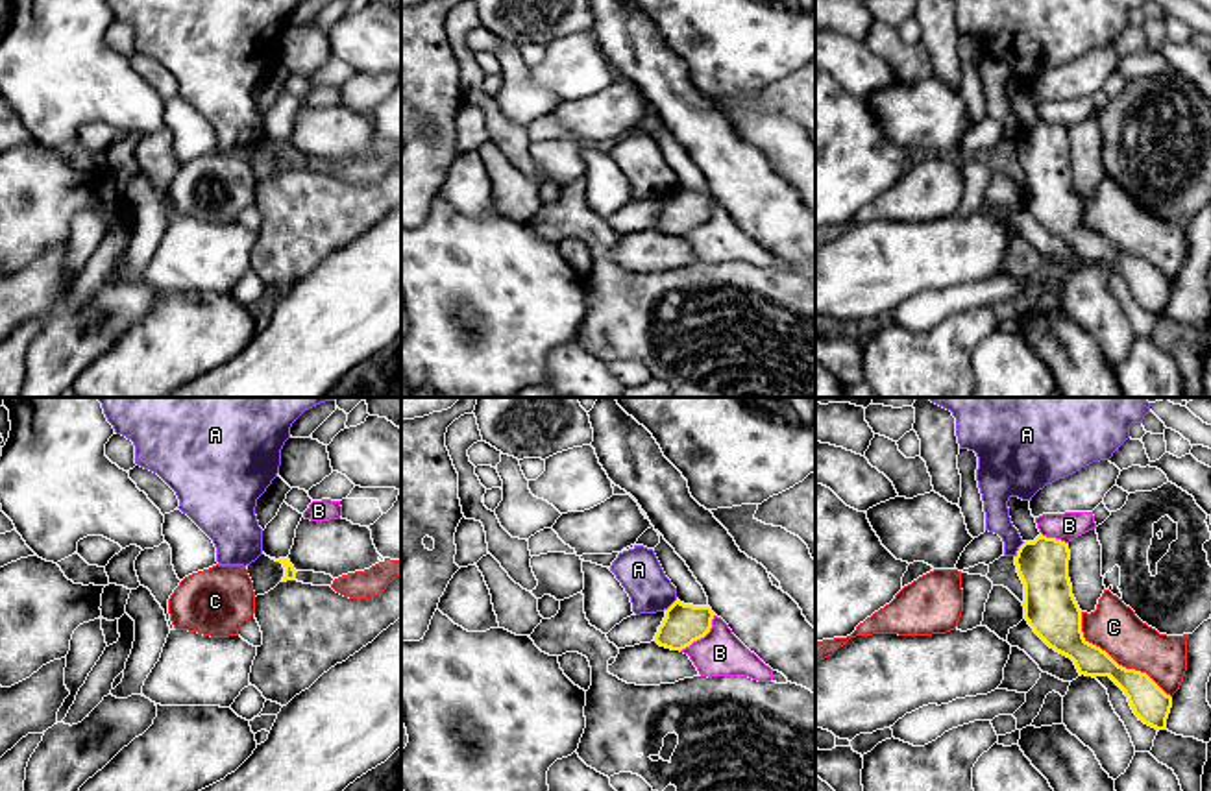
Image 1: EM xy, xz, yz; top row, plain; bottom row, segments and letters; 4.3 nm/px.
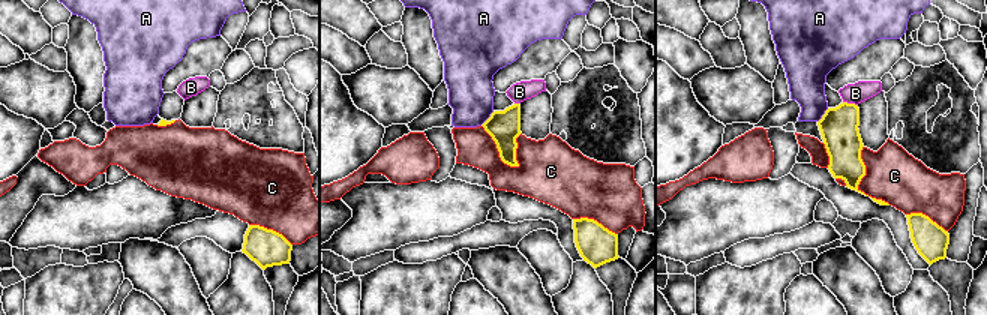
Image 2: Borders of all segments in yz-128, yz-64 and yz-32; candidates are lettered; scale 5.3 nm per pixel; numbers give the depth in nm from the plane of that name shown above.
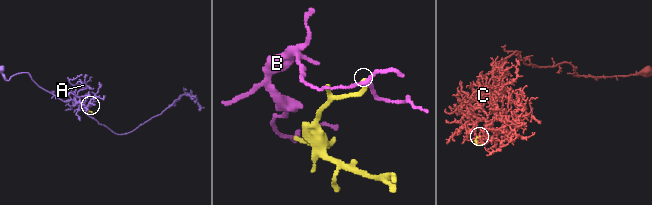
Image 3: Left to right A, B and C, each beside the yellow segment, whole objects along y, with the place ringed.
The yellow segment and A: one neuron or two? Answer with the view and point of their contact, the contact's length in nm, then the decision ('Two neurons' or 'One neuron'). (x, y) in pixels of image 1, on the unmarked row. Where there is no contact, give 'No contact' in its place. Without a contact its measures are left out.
Touches yellow at yz (1019, 135). Shared border 80 nm. Two neurons

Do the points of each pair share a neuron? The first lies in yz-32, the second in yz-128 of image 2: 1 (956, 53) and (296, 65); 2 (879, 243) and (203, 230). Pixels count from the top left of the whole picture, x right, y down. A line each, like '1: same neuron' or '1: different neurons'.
1: same neuron
2: different neurons

